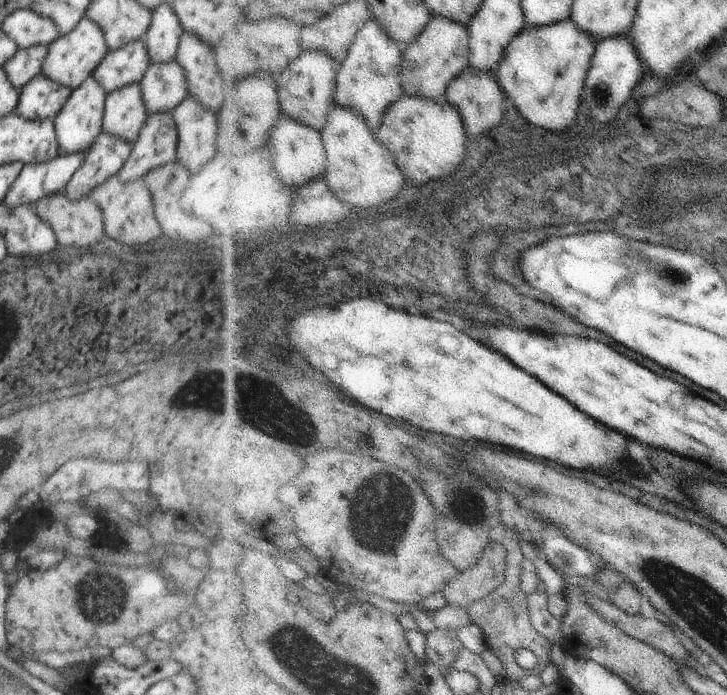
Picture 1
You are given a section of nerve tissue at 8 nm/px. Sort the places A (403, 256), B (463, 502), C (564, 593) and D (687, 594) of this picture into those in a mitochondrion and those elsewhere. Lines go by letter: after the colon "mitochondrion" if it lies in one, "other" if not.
A: other
B: mitochondrion
C: other
D: mitochondrion

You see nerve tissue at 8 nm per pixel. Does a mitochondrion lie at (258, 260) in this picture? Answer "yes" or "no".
yes

